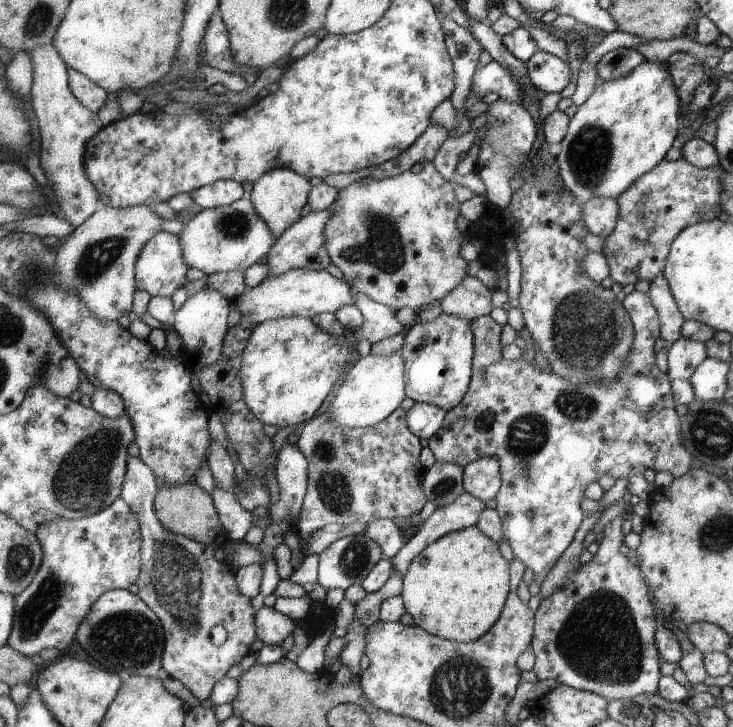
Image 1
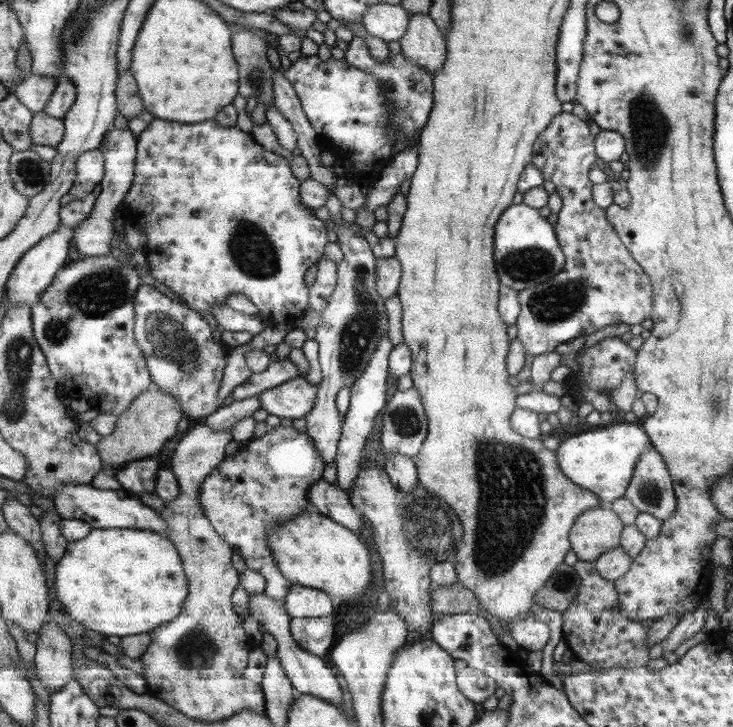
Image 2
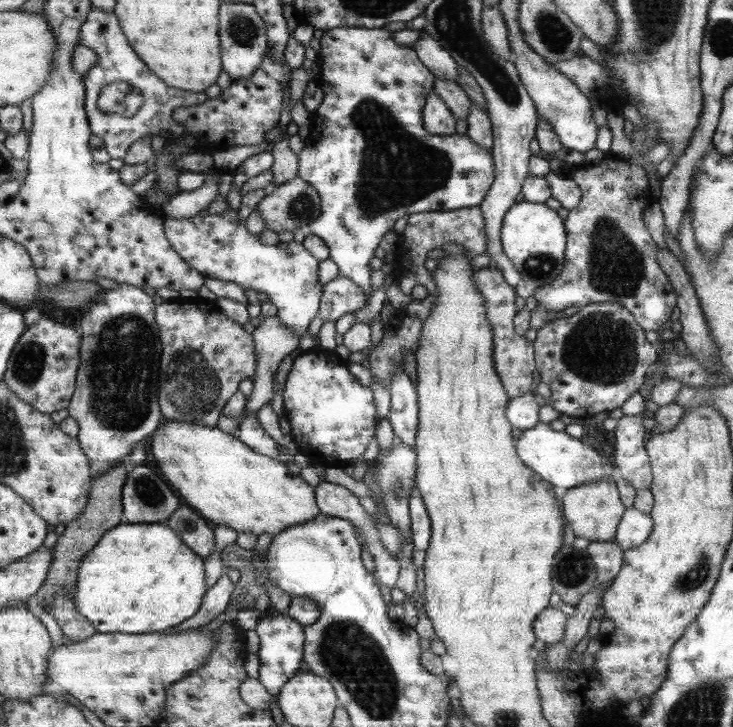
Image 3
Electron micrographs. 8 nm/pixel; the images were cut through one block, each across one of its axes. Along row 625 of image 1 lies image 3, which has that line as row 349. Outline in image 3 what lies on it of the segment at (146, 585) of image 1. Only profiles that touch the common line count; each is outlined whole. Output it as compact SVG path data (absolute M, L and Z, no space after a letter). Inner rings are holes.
M166 301L156 308L156 320L160 337L164 344L164 356L160 362L159 404L163 406L165 420L180 420L188 424L216 426L223 408L238 392L238 384L246 378L253 381L257 368L257 354L254 354L254 337L242 330L221 310L212 310L210 302L170 302Z

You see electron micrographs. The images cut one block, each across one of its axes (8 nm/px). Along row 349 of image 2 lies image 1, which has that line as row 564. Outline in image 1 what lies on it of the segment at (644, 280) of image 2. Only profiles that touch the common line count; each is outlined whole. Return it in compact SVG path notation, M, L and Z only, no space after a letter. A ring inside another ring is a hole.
M634 291L632 294L626 295L623 300L624 308L631 315L633 324L635 325L635 342L630 354L627 356L626 367L624 372L620 372L620 376L612 382L600 382L600 384L572 384L567 377L560 376L559 373L553 372L551 369L541 370L536 366L536 362L531 362L524 358L524 355L516 360L506 360L502 356L502 344L500 343L500 335L502 334L502 325L498 324L490 315L482 315L471 321L472 332L475 335L475 352L474 366L472 367L471 384L464 395L462 402L458 403L445 413L444 422L429 439L427 447L435 453L435 459L438 462L449 462L464 466L465 463L475 461L480 457L494 457L498 459L501 466L502 486L497 492L495 498L497 502L497 511L502 519L502 528L504 531L504 539L510 544L515 558L521 560L526 569L532 570L533 579L541 584L548 572L556 564L560 555L567 550L570 544L570 536L578 534L579 528L583 524L585 514L582 510L582 500L586 496L586 490L591 486L592 482L596 482L600 476L609 474L613 478L630 478L636 474L644 474L648 468L656 472L670 472L675 477L686 474L692 469L692 454L687 448L682 436L682 418L676 410L674 393L672 392L670 377L661 372L656 365L656 354L654 352L654 344L660 336L659 332L659 312L656 312L655 305L652 304L651 296L648 293Z

